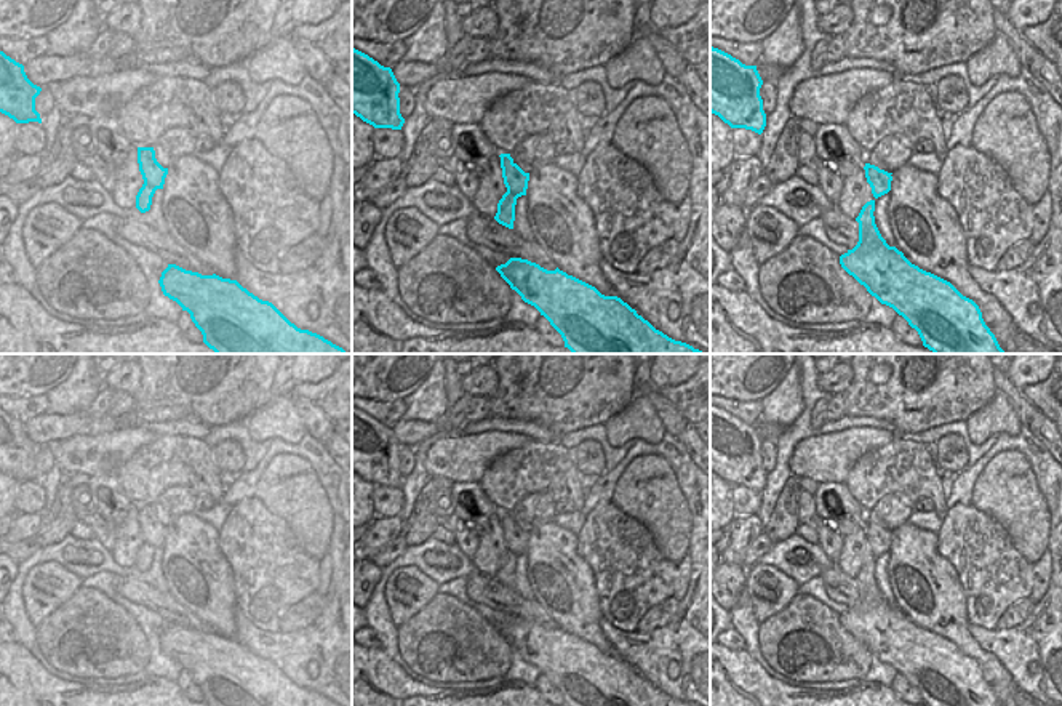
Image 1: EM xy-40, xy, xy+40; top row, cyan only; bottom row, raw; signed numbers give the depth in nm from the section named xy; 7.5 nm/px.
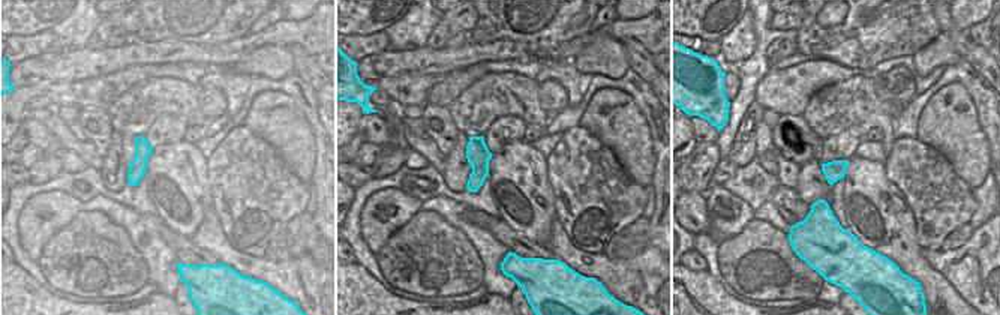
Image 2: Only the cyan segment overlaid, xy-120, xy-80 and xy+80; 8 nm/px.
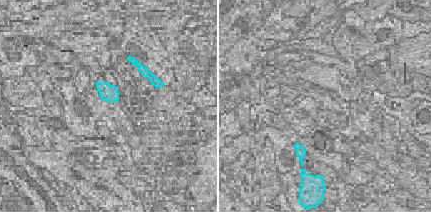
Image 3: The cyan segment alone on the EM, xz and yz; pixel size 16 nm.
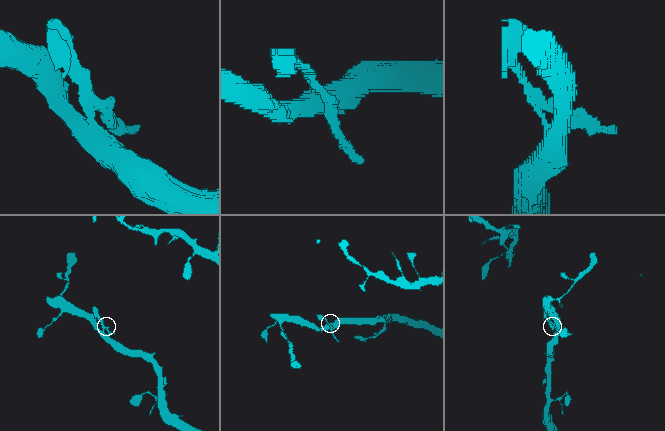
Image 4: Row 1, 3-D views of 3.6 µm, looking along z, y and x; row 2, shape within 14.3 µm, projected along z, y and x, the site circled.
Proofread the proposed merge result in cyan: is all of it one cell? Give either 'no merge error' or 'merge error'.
merge error

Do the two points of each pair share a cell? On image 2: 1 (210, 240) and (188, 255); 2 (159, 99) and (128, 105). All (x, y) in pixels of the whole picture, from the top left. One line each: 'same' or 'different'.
1: different
2: same

